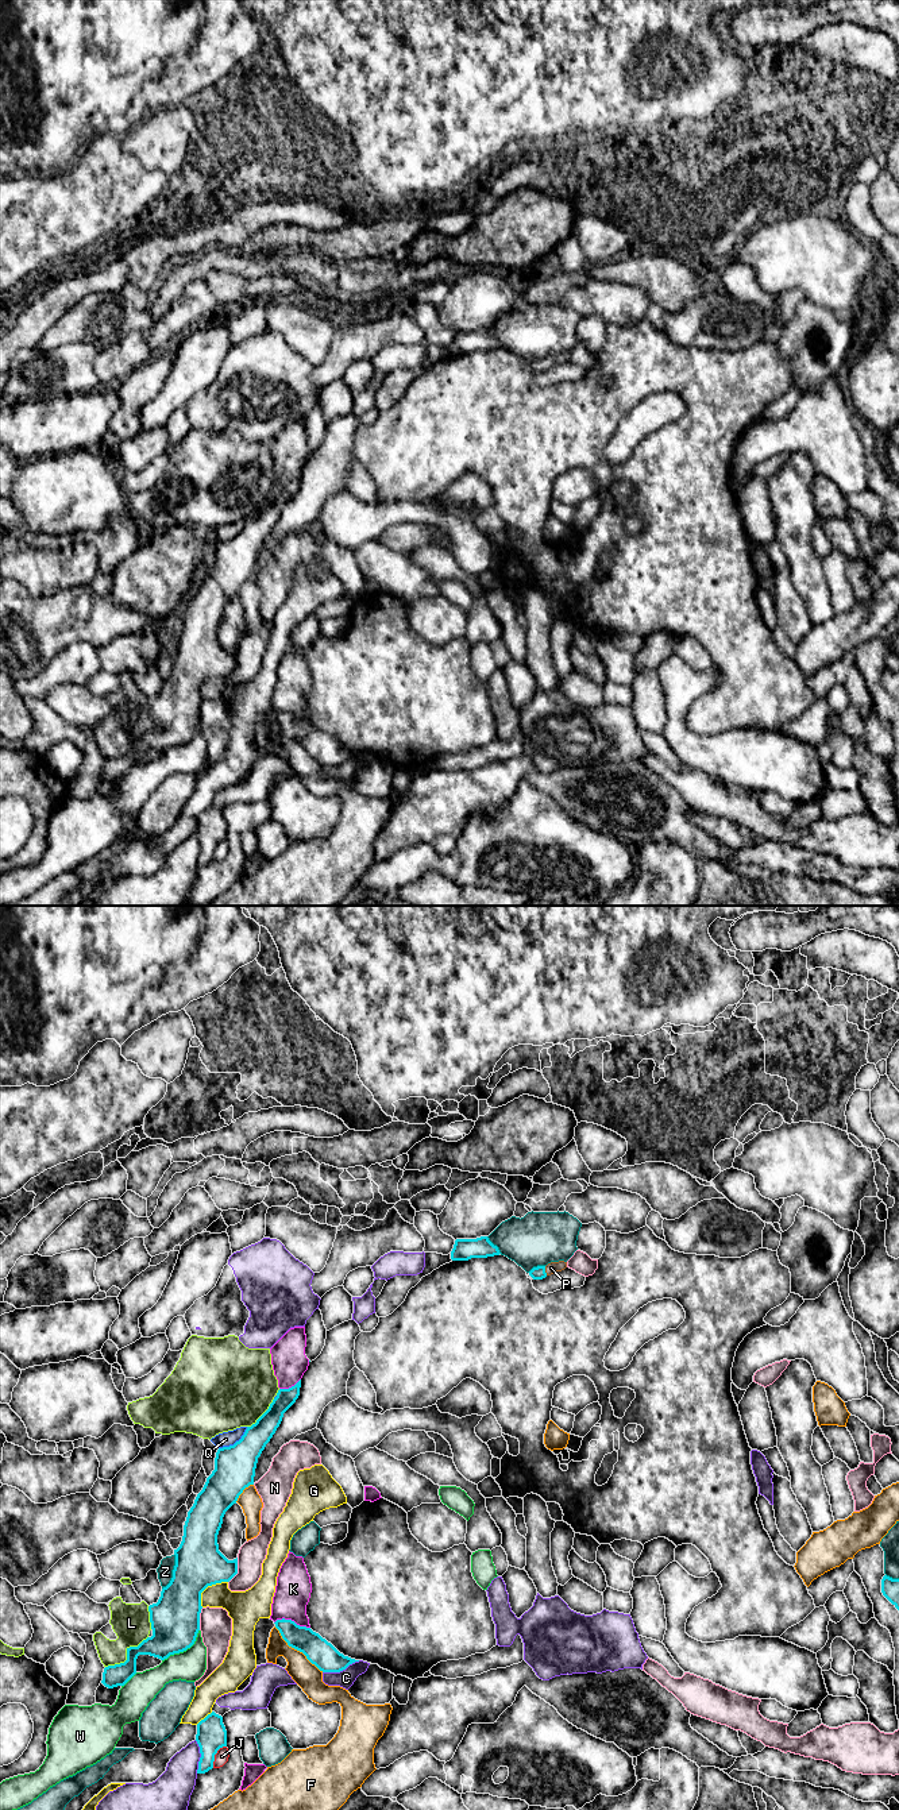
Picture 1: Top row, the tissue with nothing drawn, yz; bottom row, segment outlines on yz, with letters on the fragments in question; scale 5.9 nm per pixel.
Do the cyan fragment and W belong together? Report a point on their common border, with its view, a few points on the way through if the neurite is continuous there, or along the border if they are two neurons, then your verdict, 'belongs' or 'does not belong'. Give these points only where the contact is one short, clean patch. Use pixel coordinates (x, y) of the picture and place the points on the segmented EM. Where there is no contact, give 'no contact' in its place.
yz (184, 1650) | does not belong

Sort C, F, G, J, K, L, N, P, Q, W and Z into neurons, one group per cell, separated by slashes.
C / F / G / J L / K Q / N / P / W / Z

